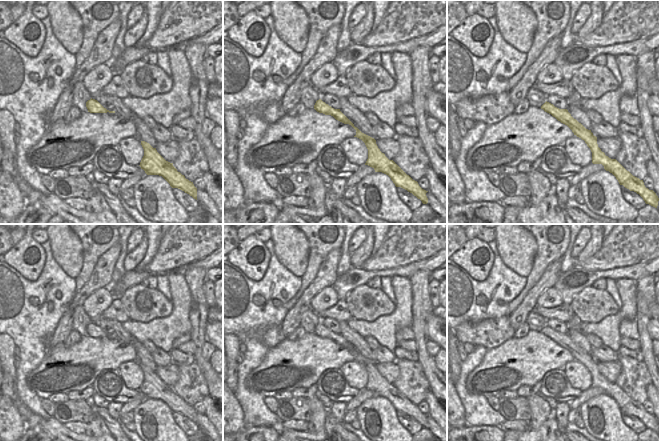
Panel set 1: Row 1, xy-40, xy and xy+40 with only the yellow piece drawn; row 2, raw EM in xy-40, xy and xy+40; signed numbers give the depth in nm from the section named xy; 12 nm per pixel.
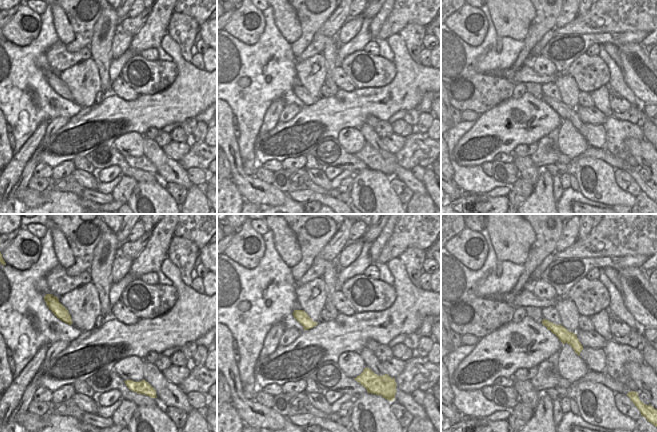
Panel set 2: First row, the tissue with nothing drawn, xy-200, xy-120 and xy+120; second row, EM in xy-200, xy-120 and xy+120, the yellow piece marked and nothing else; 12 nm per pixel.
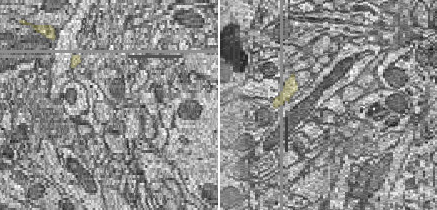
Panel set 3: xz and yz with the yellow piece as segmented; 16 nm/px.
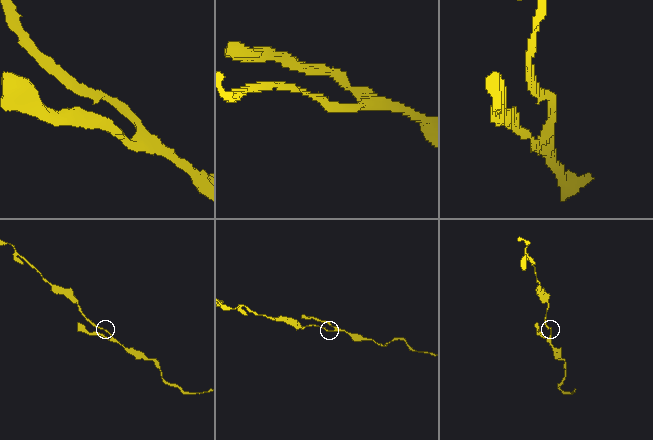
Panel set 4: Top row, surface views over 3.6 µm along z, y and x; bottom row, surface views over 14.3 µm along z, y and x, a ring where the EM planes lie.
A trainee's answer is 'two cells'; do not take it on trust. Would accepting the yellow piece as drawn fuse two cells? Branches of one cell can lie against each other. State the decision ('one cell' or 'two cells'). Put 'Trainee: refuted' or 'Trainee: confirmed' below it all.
one cell
Trainee: refuted

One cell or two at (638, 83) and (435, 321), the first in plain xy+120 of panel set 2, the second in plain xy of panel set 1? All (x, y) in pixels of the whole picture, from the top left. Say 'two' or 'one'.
one

